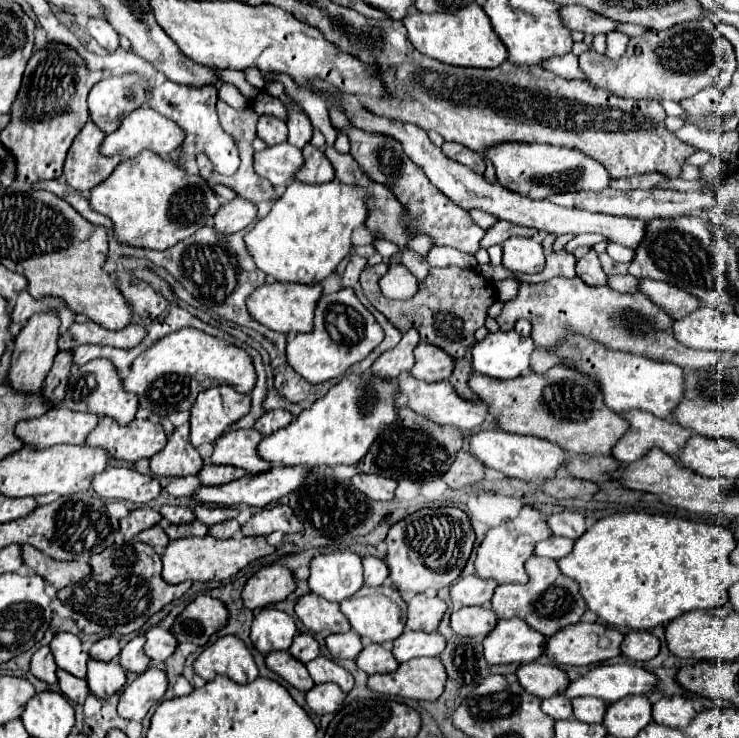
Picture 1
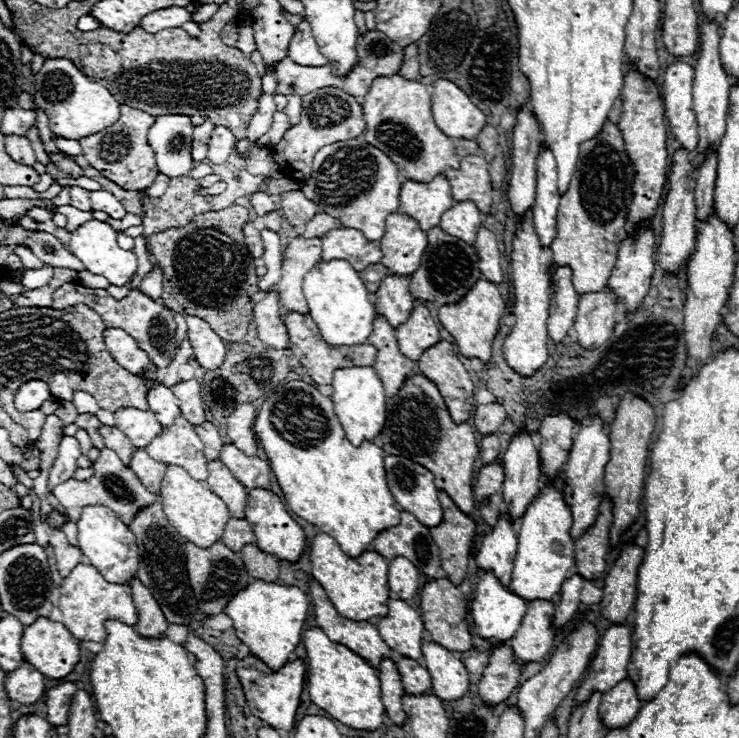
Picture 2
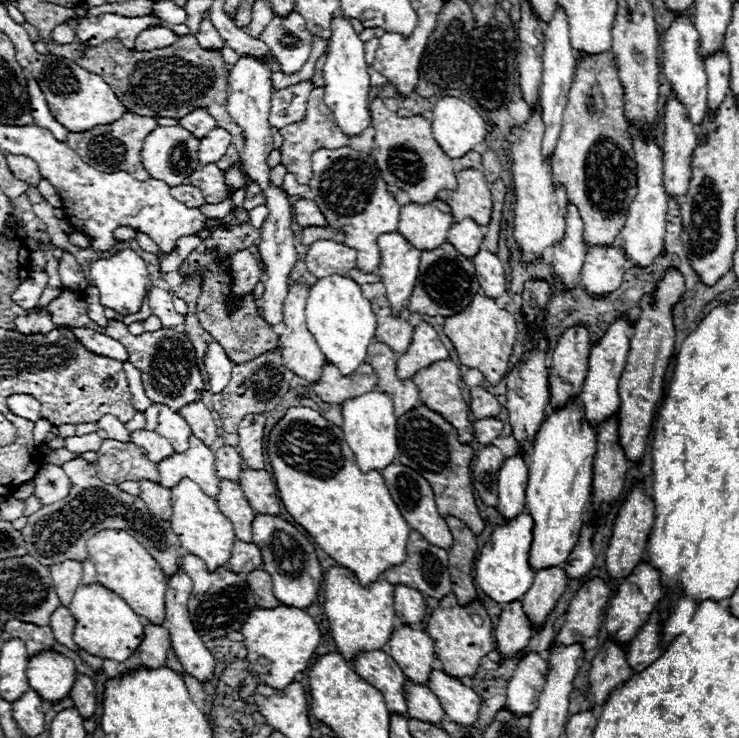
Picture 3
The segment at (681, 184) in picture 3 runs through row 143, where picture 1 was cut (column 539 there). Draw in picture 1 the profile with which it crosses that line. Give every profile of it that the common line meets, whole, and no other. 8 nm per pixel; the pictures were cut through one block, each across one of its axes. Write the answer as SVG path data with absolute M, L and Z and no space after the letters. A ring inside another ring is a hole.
M528 662L516 670L516 676L520 686L538 698L552 698L554 694L562 694L564 686L568 686L568 676L552 664Z

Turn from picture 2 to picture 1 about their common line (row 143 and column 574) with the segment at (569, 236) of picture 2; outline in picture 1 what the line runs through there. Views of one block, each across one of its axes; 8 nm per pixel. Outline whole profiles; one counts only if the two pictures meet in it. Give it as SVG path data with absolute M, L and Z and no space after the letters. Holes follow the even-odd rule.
M530 556L526 560L526 572L530 576L528 584L496 586L494 596L490 600L490 610L498 618L522 618L544 636L552 636L556 630L580 622L580 616L586 612L584 600L580 600L576 584L568 582L568 578L564 578L564 574L560 574L554 560Z

